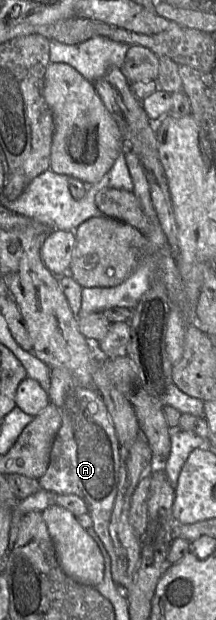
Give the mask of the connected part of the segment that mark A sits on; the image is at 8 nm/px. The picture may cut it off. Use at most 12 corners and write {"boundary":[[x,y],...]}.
{"boundary":[[50,368],[61,414],[41,489],[88,506],[111,558],[120,445],[94,387]]}

